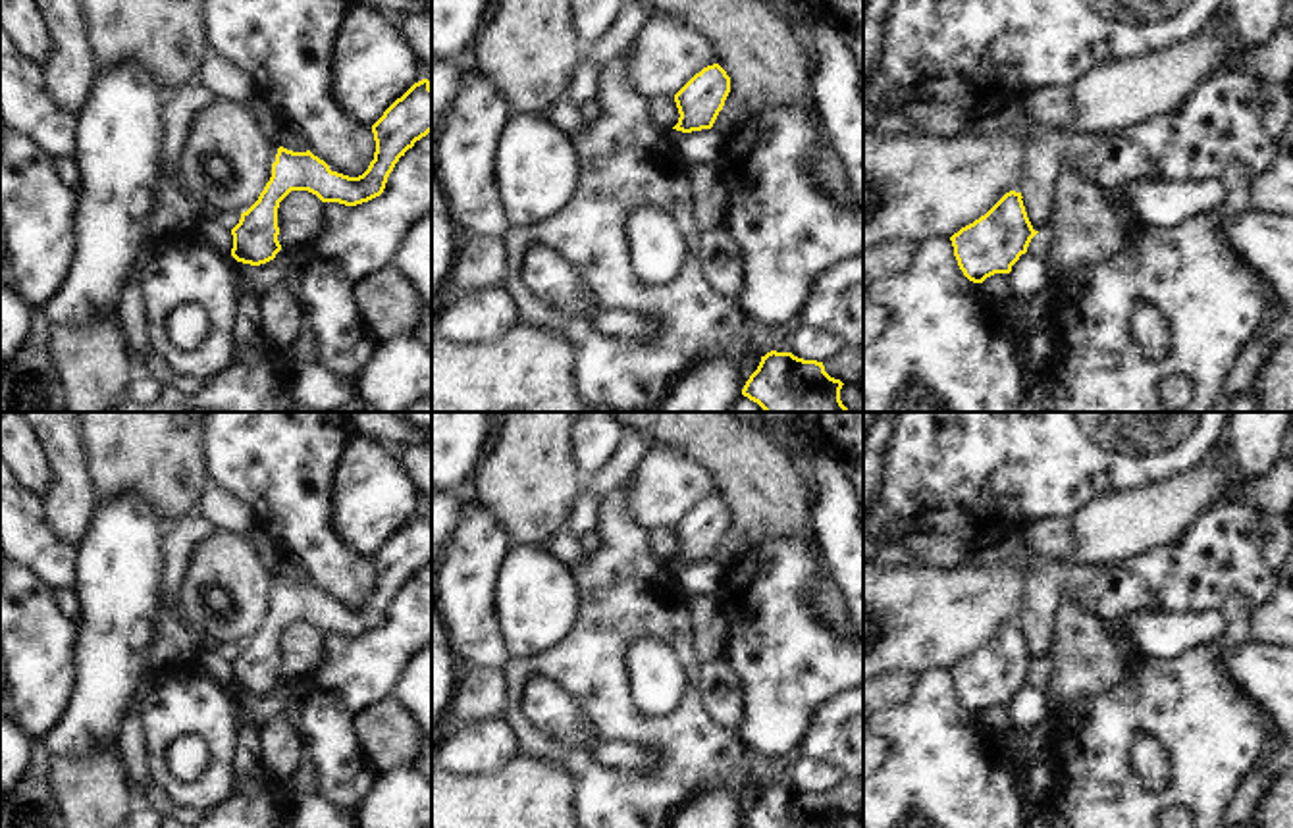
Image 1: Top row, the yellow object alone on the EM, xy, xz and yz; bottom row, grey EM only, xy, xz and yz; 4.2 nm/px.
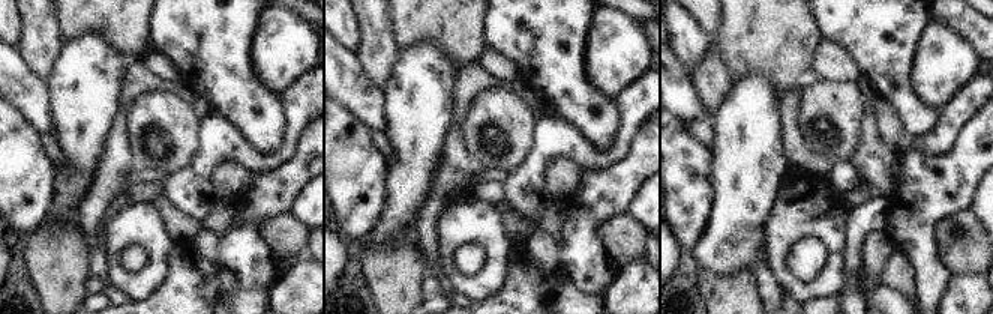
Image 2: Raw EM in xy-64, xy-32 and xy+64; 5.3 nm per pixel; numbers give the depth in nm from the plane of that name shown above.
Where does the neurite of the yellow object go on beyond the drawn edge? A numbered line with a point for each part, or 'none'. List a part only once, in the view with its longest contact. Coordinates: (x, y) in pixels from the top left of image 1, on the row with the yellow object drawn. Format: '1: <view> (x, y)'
none

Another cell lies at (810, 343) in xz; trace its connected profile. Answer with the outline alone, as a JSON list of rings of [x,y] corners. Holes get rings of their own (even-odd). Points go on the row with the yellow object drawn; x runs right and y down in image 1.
[[[805,325],[798,327],[788,341],[788,352],[804,360],[817,362],[825,362],[842,347],[846,347],[846,341],[842,337]]]

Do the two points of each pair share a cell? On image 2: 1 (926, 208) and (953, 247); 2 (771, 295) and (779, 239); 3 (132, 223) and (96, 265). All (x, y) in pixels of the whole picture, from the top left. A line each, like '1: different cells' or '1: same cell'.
1: different cells
2: different cells
3: different cells

